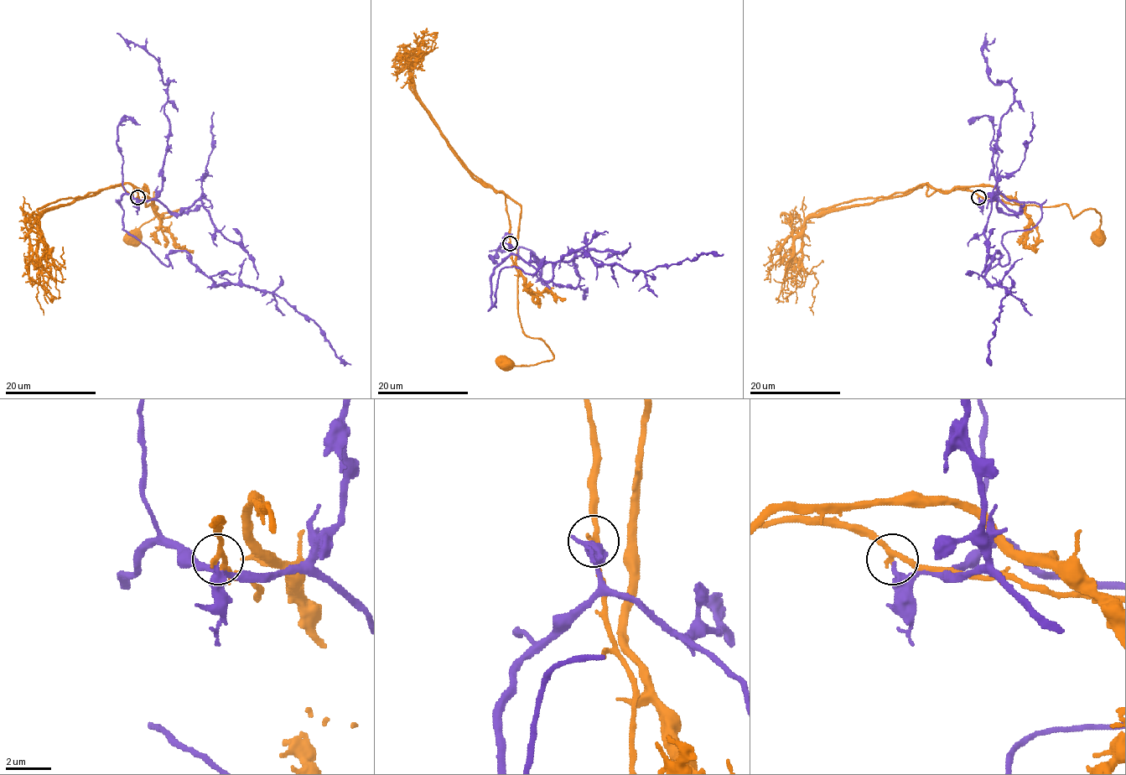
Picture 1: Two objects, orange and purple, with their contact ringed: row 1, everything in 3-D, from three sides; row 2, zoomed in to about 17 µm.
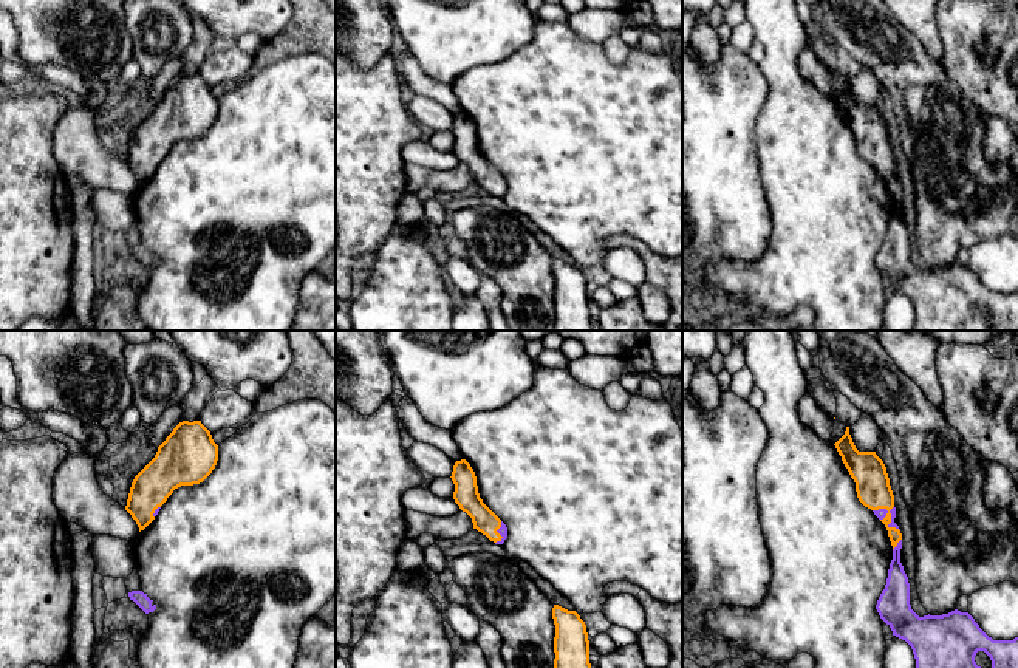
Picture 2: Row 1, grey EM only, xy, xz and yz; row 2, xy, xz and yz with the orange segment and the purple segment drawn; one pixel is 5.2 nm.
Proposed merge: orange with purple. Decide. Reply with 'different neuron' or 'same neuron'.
different neuron

